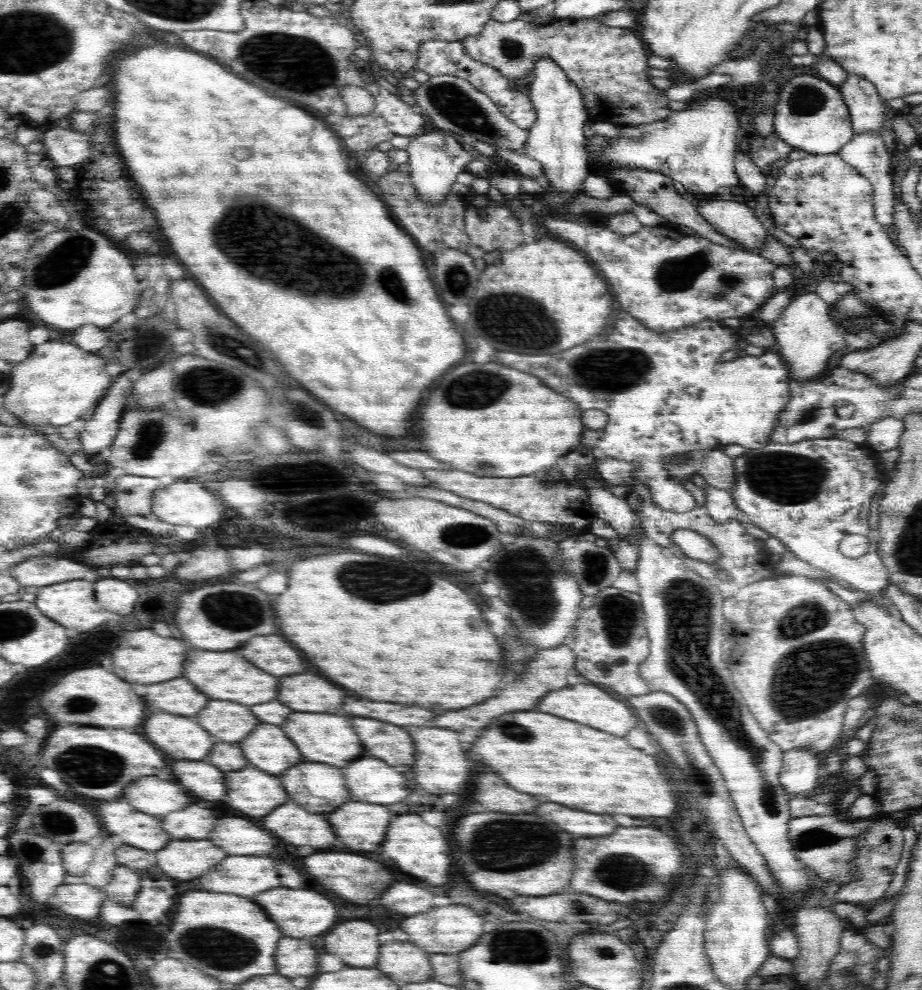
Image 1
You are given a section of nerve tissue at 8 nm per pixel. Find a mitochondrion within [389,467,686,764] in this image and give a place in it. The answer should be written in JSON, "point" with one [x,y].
{"point":[526,572]}

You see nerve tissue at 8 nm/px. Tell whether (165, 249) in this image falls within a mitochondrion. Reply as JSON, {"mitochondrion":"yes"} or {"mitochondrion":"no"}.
{"mitochondrion":"no"}

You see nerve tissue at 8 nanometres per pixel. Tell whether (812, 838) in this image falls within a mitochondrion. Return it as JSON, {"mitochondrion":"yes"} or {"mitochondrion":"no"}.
{"mitochondrion":"yes"}

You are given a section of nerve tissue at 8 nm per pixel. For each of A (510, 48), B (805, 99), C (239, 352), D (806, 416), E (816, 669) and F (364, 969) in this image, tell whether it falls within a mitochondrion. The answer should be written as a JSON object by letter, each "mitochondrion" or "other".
{"A":"mitochondrion","B":"mitochondrion","C":"mitochondrion","D":"mitochondrion","E":"mitochondrion","F":"other"}

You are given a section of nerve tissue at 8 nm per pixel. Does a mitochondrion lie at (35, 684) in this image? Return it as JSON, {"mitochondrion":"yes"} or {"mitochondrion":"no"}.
{"mitochondrion":"no"}

